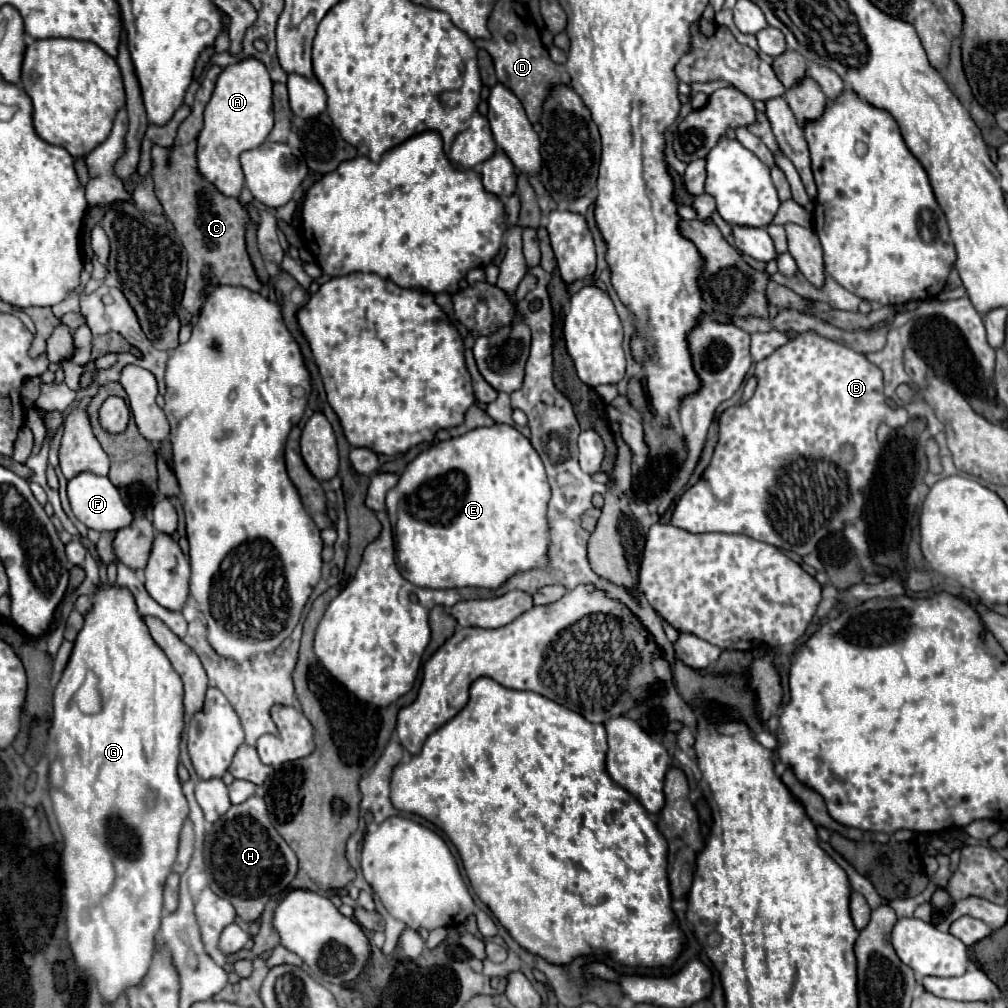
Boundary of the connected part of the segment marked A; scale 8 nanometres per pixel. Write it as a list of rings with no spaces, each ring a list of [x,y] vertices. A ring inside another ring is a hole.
[[[245,58],[223,68],[215,82],[211,100],[205,106],[205,126],[199,134],[199,172],[225,196],[239,196],[243,170],[239,154],[265,142],[273,128],[273,82],[267,68],[257,58]]]

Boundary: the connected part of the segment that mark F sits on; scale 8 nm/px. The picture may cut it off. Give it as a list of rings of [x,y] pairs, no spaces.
[[[83,472],[77,478],[69,480],[67,496],[69,496],[71,510],[77,516],[77,520],[81,520],[87,528],[93,528],[97,532],[115,532],[115,530],[127,528],[133,522],[133,514],[123,504],[119,490],[109,482],[109,478]]]

